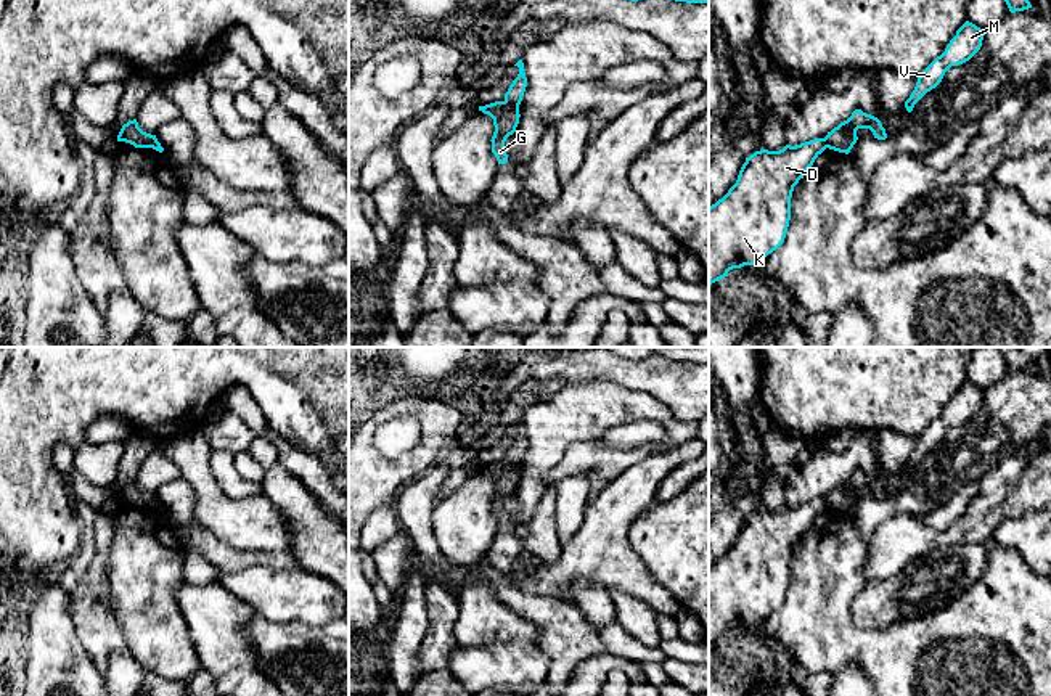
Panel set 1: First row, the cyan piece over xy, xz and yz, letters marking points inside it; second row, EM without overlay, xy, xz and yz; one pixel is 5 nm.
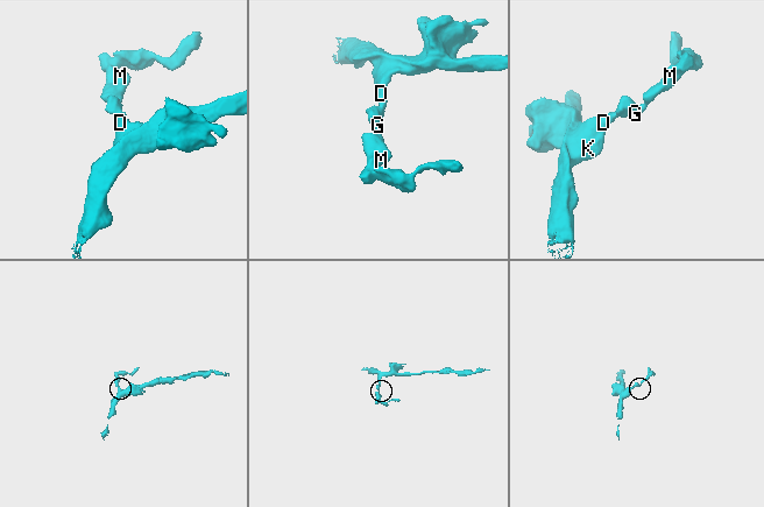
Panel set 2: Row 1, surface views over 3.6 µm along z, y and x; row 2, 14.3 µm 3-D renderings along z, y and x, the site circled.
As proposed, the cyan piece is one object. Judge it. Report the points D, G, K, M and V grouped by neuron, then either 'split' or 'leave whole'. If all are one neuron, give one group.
D K / G M V | split

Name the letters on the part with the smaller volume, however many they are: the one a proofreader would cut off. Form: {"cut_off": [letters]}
{"cut_off": ["G", "M", "V"]}

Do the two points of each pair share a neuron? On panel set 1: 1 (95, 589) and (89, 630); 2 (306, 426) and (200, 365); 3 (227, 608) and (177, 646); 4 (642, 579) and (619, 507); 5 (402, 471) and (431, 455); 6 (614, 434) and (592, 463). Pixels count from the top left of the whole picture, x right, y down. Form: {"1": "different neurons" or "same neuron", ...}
{"1": "same neuron", "2": "same neuron", "3": "different neurons", "4": "same neuron", "5": "same neuron", "6": "different neurons"}

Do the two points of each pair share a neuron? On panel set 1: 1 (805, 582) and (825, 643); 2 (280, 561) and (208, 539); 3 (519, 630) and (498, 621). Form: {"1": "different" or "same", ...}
{"1": "same", "2": "same", "3": "same"}

